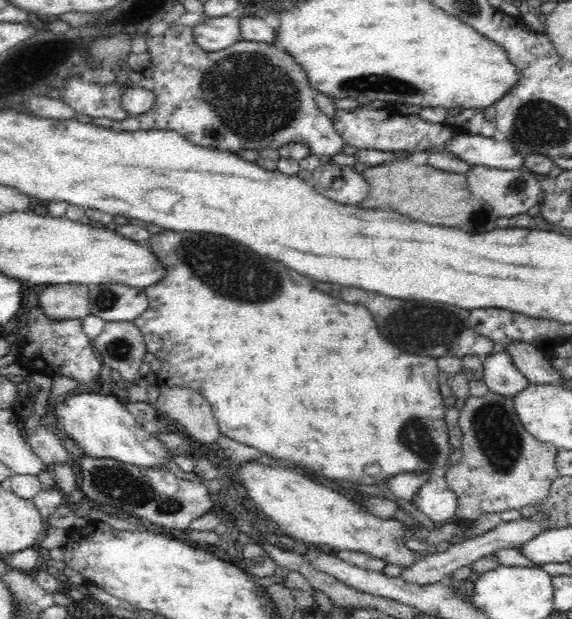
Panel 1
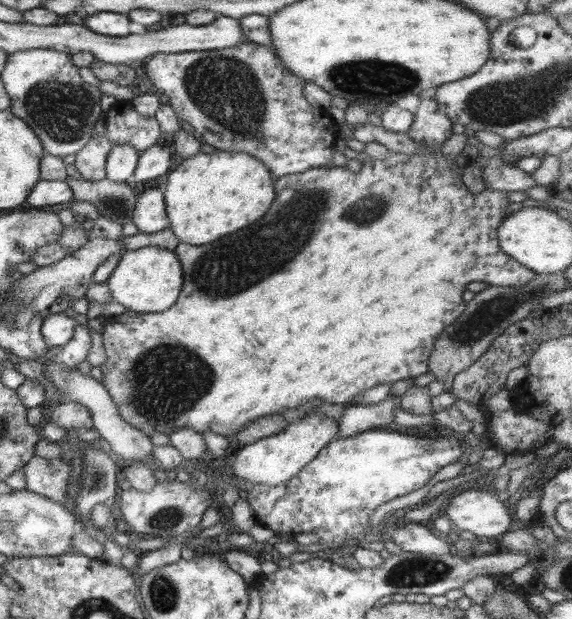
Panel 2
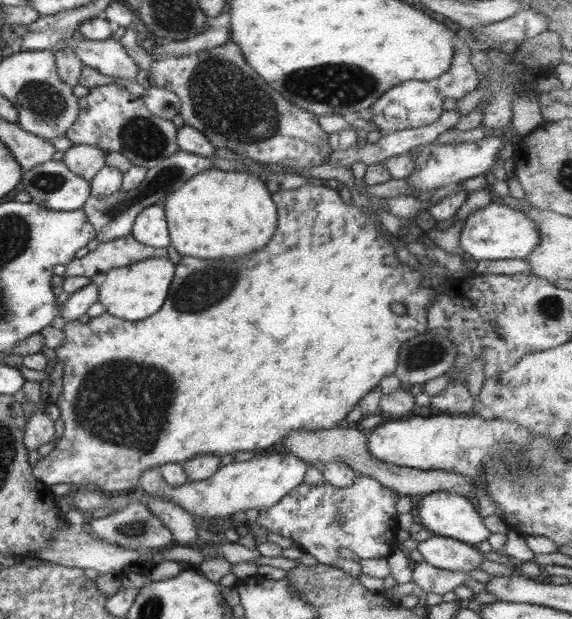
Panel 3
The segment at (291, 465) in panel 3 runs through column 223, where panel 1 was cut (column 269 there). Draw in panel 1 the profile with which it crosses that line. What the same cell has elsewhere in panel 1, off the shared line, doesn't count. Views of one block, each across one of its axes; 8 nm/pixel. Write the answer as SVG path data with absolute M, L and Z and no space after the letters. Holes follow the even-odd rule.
M254 459L242 462L233 473L240 475L247 490L247 497L252 498L256 513L268 518L273 526L279 526L279 532L304 542L307 546L324 544L334 550L361 551L384 560L385 564L396 564L407 569L419 559L404 543L405 525L394 519L382 520L368 513L330 486L318 483L302 472L294 469L267 466Z

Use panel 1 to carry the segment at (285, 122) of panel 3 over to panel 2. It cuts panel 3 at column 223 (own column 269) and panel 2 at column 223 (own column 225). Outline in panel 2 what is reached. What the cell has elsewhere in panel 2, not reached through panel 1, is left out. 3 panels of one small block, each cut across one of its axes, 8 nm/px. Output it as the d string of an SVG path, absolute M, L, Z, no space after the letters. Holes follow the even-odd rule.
M249 41L243 44L238 44L238 46L221 50L158 53L148 58L144 62L143 67L146 76L148 76L148 82L153 83L152 88L155 88L155 90L159 89L168 96L168 102L170 102L173 111L180 119L184 120L184 122L188 122L190 126L195 128L195 134L201 139L202 143L210 144L210 146L214 146L218 151L242 152L253 156L254 158L258 158L258 160L261 160L266 166L268 166L270 174L276 179L286 175L306 172L313 168L332 165L332 154L334 151L334 144L339 136L340 124L331 119L328 111L310 105L303 93L303 80L292 74L292 71L286 70L286 66L282 63L282 59L278 58L278 55L274 54L272 49L268 49L260 44L255 44L254 42Z

